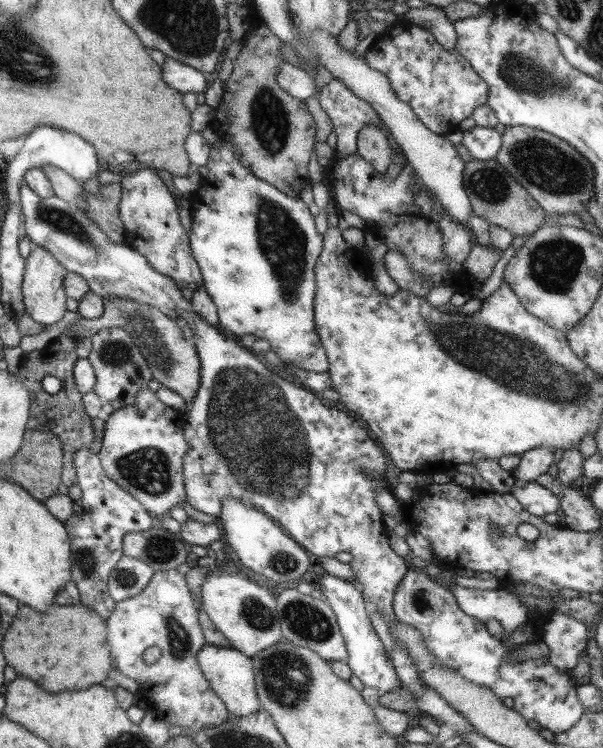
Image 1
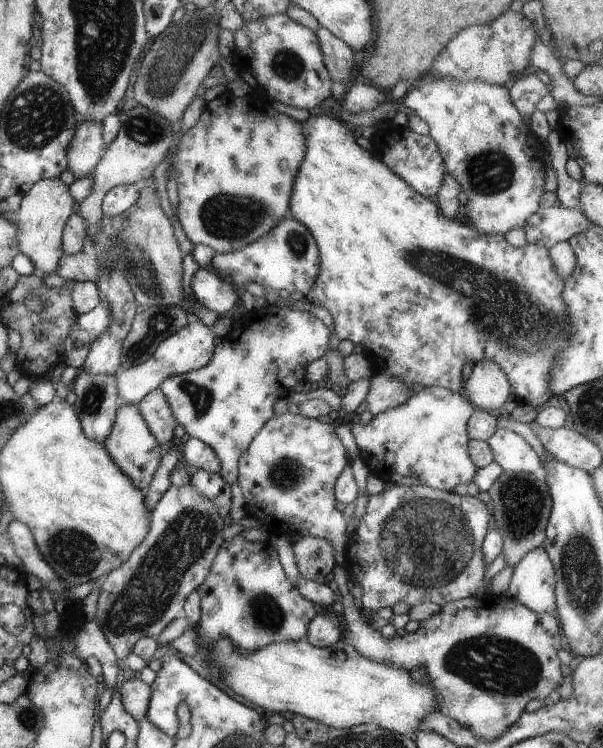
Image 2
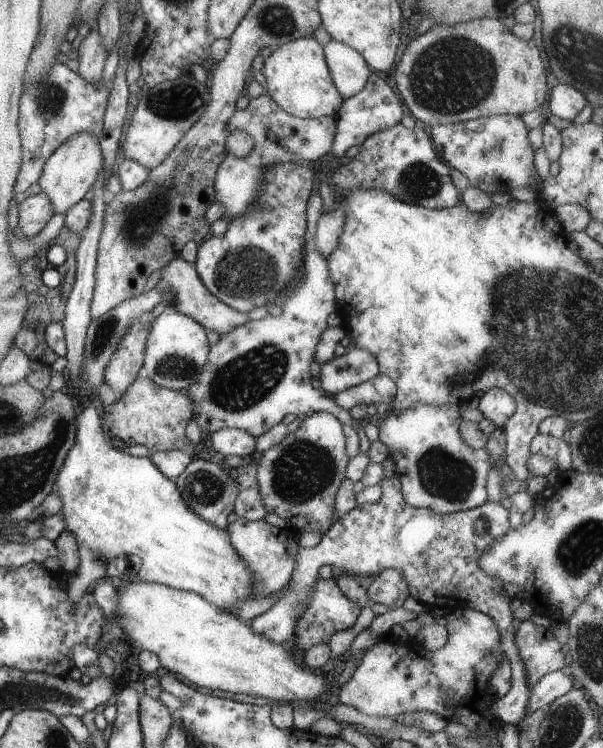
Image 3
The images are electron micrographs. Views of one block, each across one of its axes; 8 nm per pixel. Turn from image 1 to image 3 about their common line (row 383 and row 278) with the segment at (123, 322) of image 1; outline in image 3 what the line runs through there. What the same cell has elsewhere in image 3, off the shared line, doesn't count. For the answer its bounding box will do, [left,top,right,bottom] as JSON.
[155,258,249,335]

